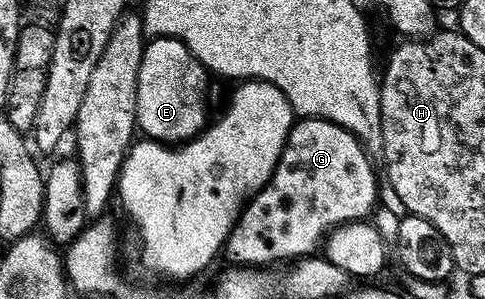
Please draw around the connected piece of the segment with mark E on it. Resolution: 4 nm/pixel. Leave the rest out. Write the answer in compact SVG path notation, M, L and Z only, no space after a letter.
M174 37L146 40L137 76L137 123L146 138L162 143L184 143L206 128L205 92L210 74L195 59L186 42Z

